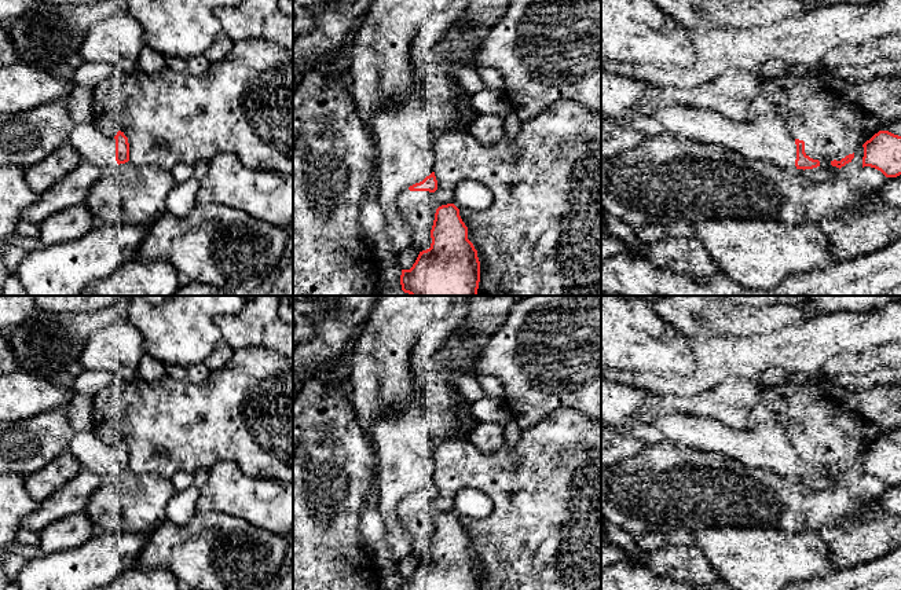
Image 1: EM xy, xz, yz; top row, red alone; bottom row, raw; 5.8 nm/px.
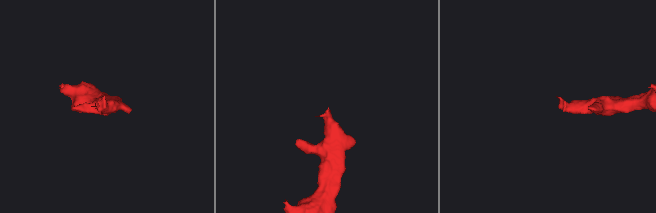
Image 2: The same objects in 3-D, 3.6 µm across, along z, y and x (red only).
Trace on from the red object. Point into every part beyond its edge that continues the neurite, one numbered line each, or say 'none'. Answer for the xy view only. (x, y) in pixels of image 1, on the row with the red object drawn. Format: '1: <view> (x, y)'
1: xy (87, 138)

